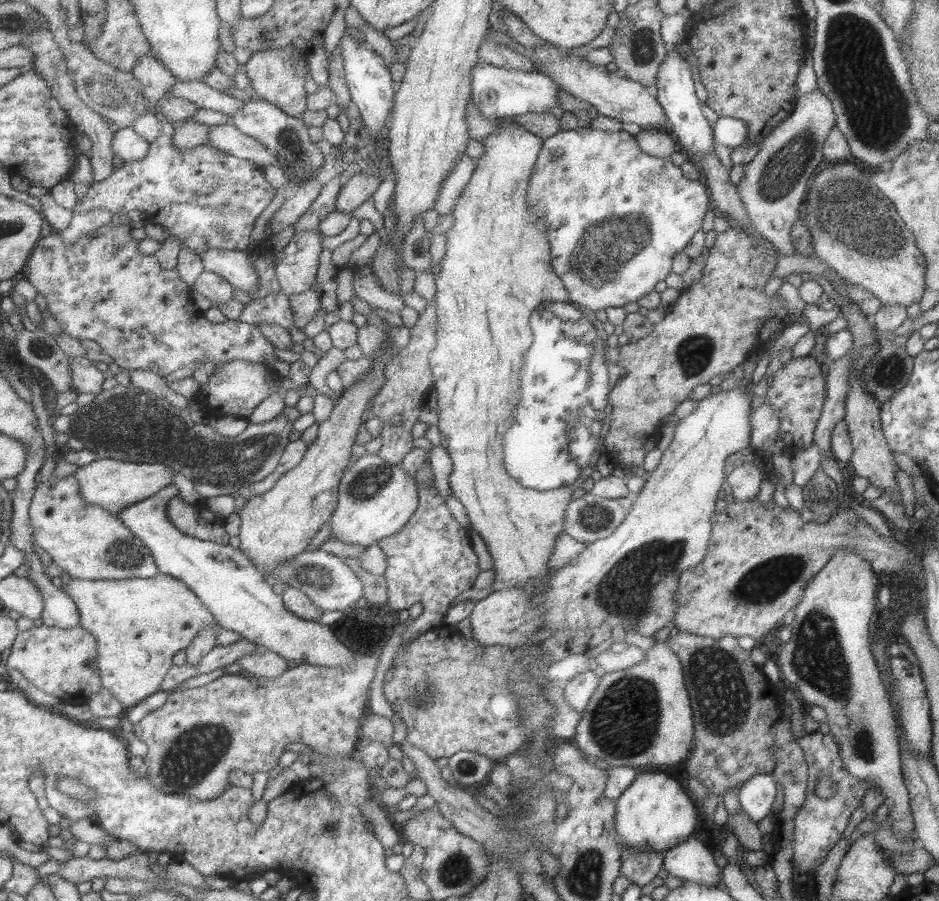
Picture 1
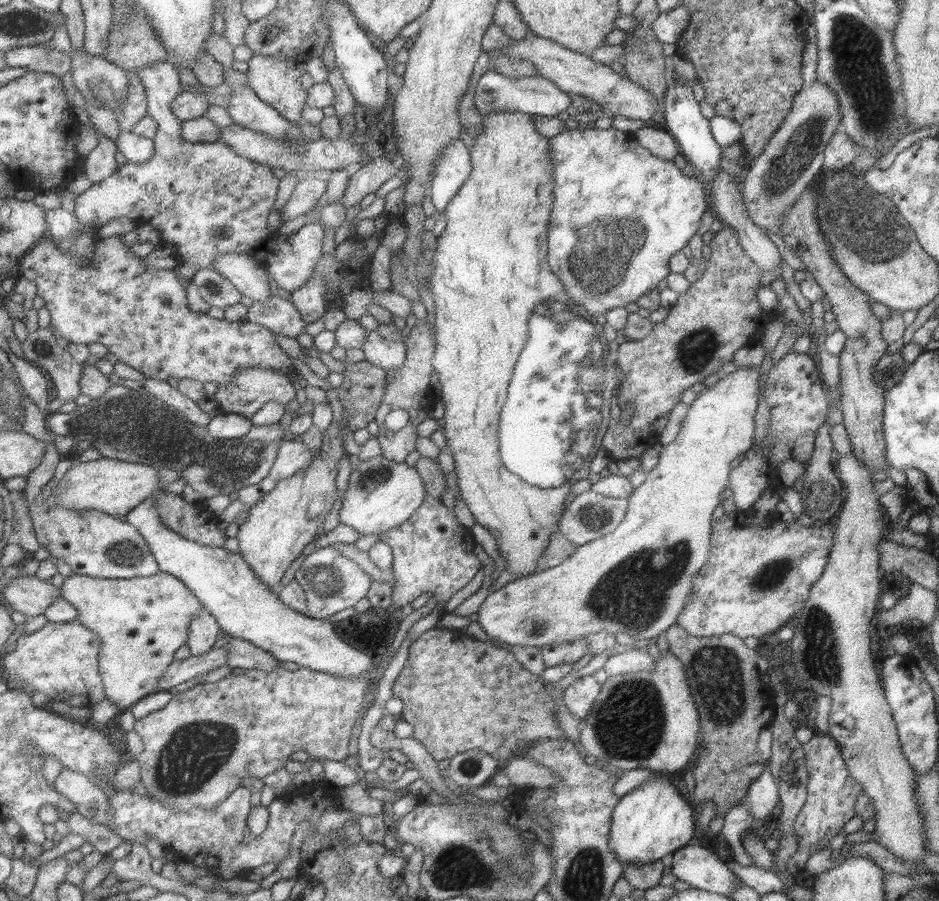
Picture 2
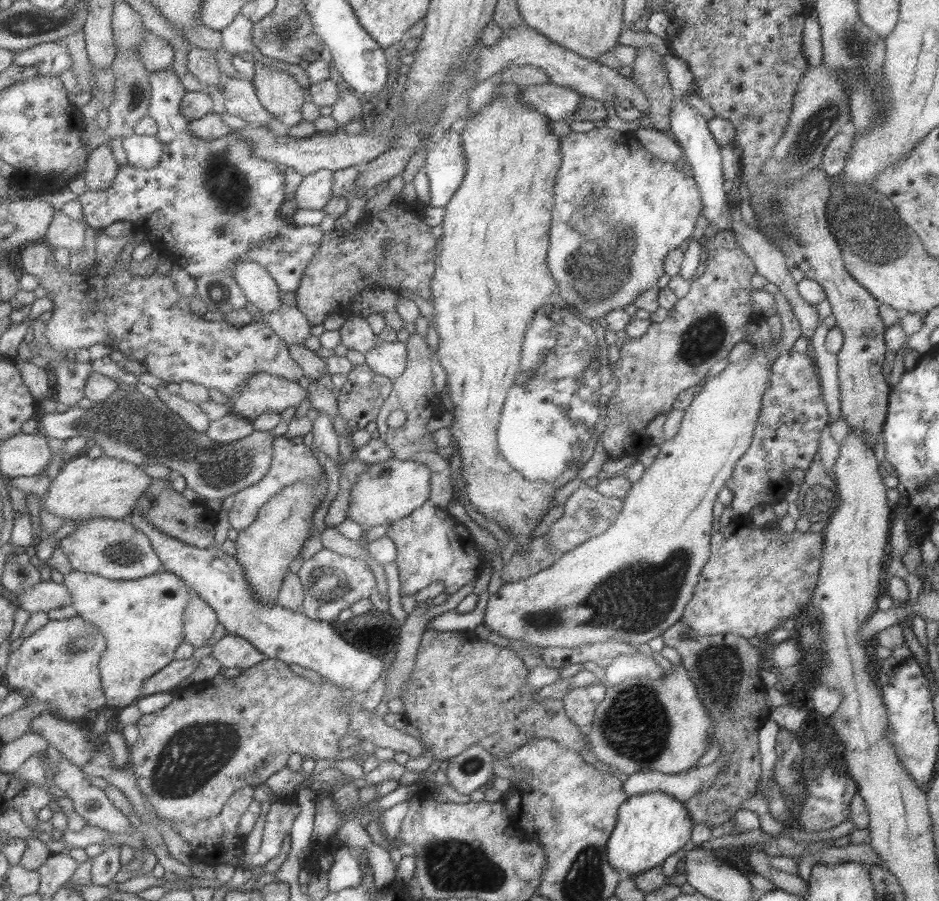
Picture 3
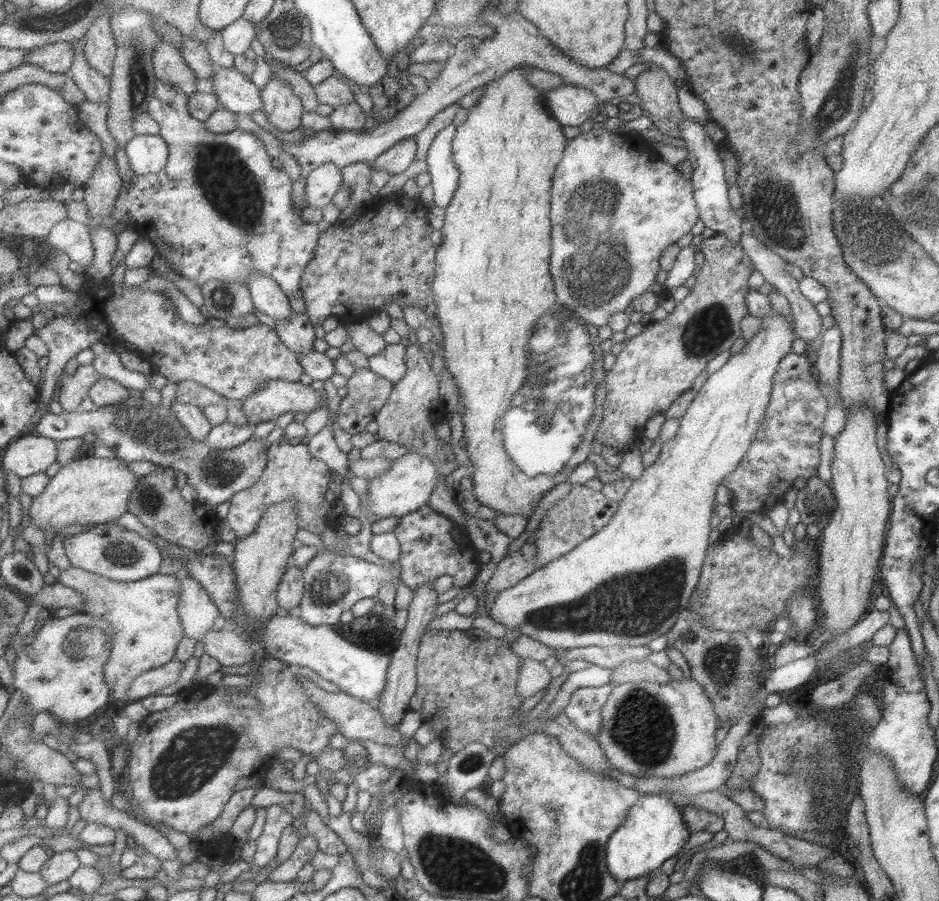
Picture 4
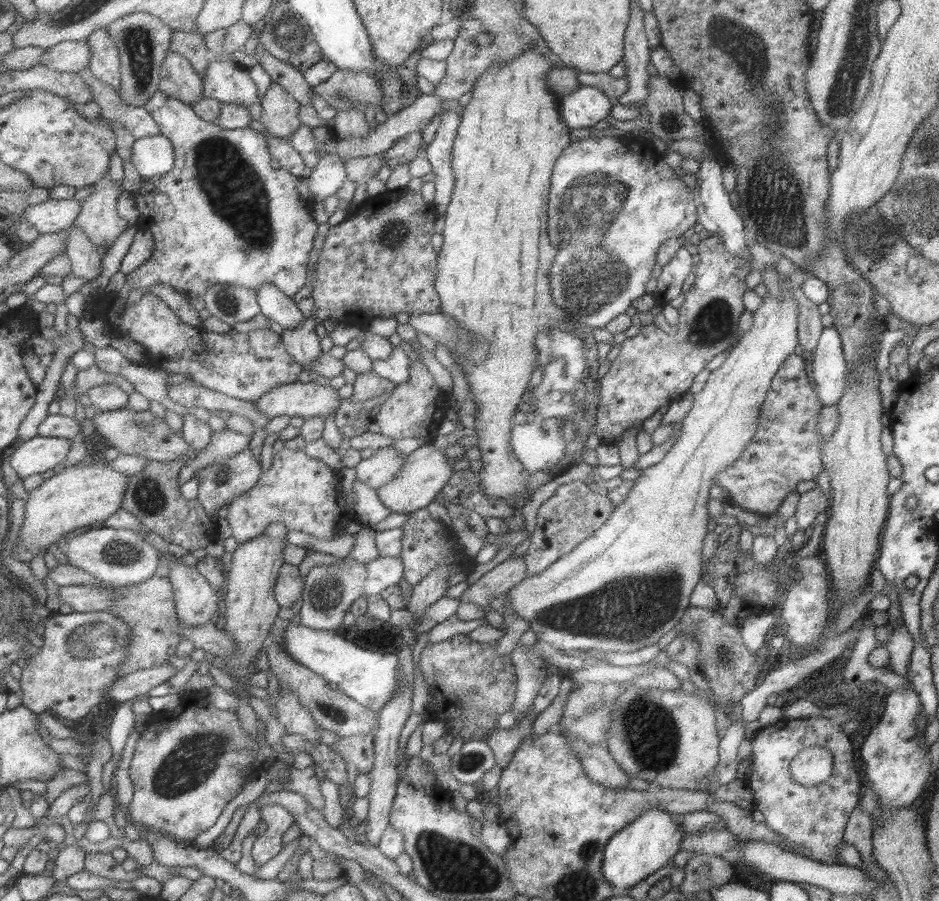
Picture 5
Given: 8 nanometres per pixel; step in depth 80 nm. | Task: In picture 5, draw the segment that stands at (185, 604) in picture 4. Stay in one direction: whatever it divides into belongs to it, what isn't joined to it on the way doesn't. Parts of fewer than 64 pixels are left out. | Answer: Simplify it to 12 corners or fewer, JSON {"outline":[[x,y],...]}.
{"outline":[[193,567],[167,575],[176,618],[201,626],[217,614],[214,588]]}

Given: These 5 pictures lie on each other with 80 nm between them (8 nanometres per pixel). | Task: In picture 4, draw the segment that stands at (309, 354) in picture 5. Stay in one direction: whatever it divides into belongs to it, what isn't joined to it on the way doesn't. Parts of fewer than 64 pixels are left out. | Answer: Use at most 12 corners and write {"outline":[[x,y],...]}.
{"outline":[[305,313],[274,320],[279,341],[295,354],[308,353],[314,327]]}

